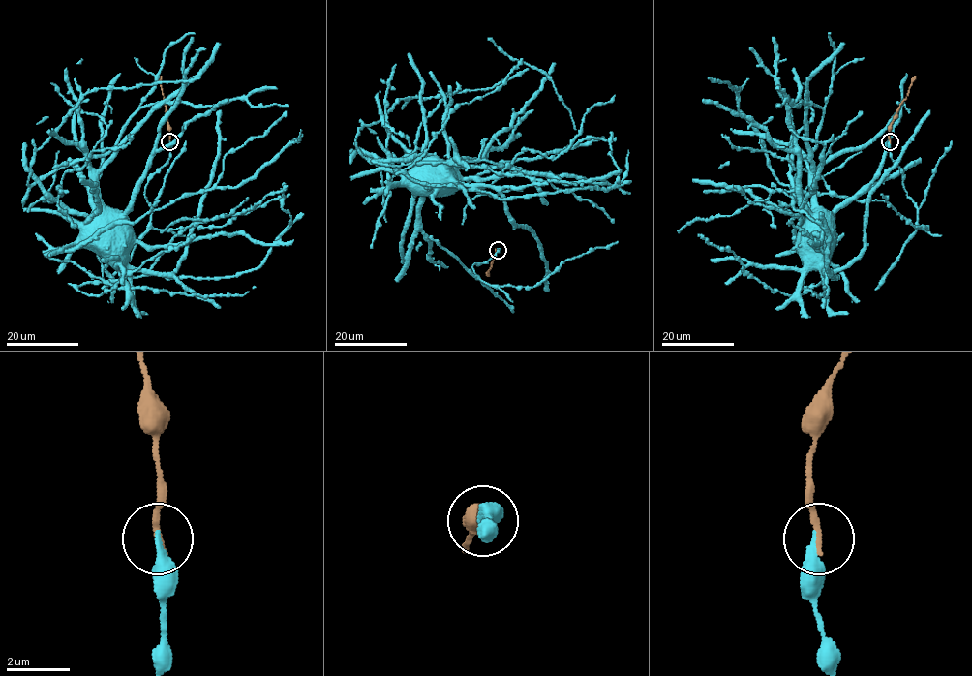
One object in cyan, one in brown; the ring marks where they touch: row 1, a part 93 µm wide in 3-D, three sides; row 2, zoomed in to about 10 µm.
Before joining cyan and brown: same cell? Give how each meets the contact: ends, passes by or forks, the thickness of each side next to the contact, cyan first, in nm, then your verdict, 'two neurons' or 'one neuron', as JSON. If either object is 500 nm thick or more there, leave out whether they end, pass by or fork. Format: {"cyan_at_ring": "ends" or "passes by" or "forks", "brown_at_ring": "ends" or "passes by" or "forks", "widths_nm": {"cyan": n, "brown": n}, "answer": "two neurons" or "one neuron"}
{"cyan_at_ring": "ends", "brown_at_ring": "ends", "widths_nm": {"cyan": 320, "brown": 220}, "answer": "one neuron"}

